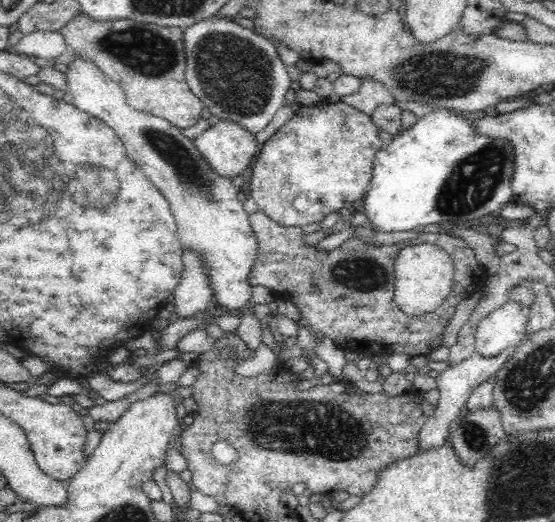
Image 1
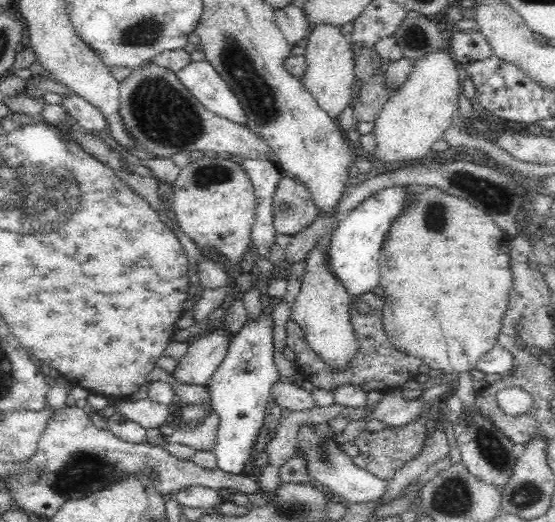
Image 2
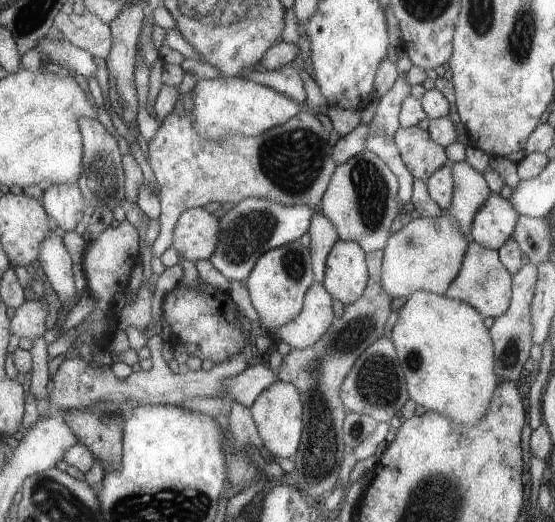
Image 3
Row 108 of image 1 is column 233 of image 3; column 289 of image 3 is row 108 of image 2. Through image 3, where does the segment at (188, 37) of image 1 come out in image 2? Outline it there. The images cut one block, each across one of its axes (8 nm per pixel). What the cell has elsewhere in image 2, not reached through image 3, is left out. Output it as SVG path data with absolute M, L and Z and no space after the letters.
M206 59L190 61L177 73L177 78L210 112L236 125L247 126L239 98Z

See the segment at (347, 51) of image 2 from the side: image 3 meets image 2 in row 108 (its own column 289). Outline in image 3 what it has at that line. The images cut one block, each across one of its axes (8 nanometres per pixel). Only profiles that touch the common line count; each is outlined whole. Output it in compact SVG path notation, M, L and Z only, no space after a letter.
M314 281L305 295L301 314L270 335L290 344L292 349L305 349L317 343L333 324L332 297L323 283Z

